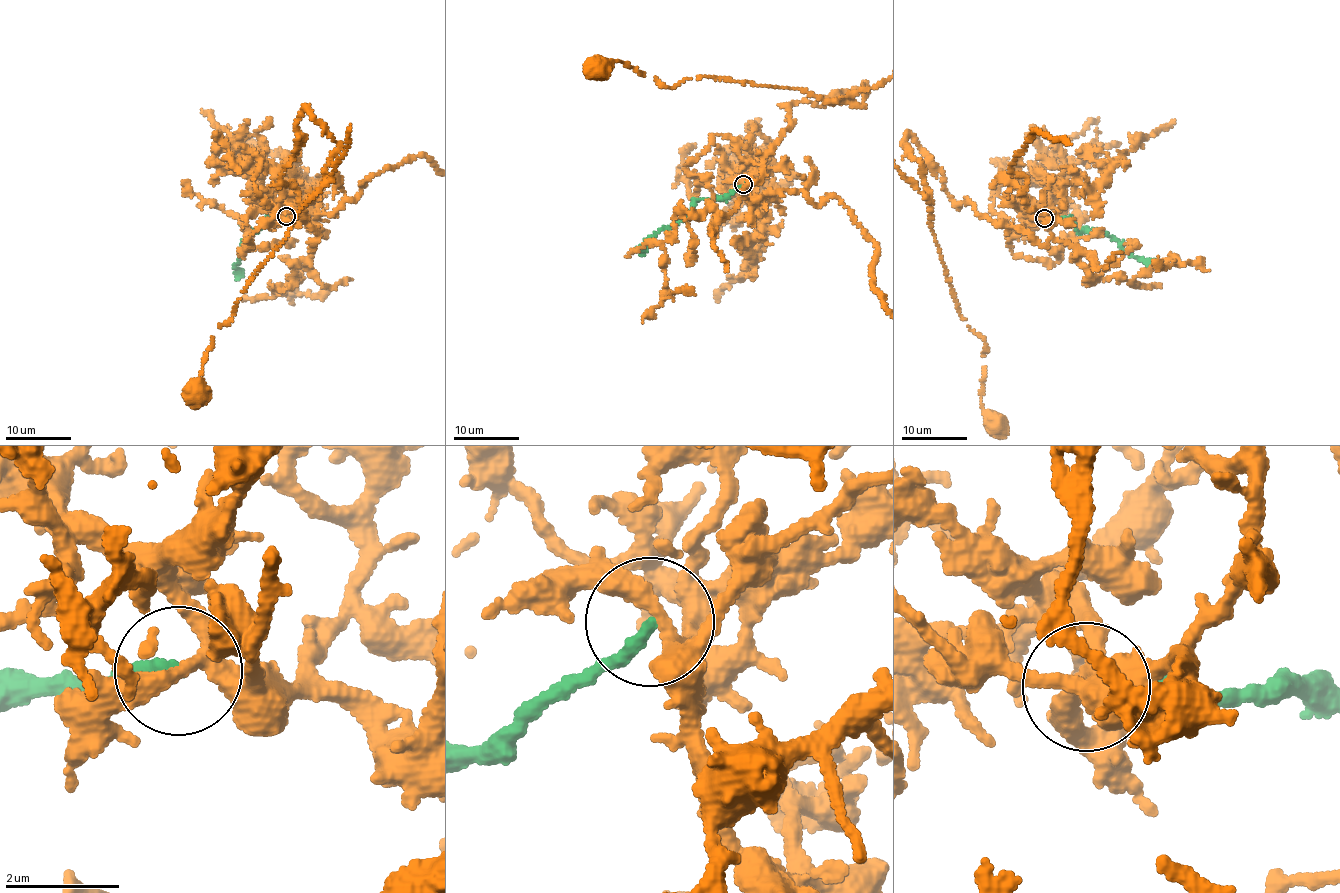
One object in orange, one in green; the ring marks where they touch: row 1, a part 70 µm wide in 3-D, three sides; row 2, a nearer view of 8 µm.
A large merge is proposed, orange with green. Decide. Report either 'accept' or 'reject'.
reject

